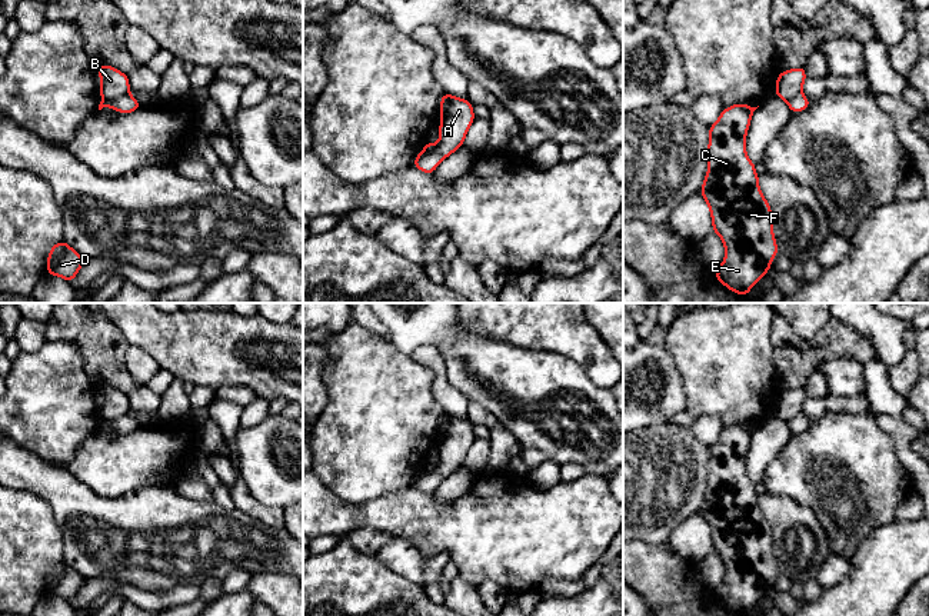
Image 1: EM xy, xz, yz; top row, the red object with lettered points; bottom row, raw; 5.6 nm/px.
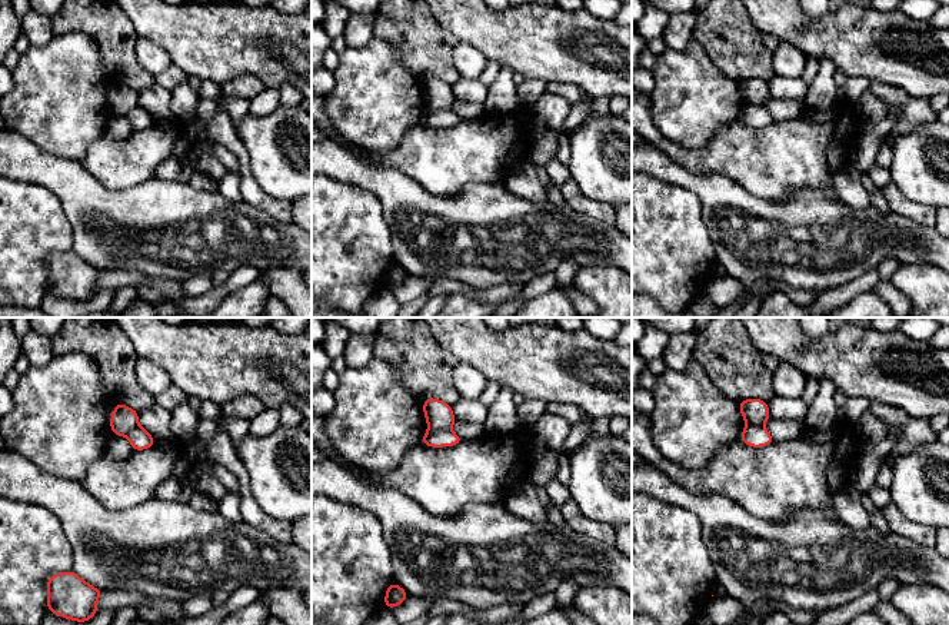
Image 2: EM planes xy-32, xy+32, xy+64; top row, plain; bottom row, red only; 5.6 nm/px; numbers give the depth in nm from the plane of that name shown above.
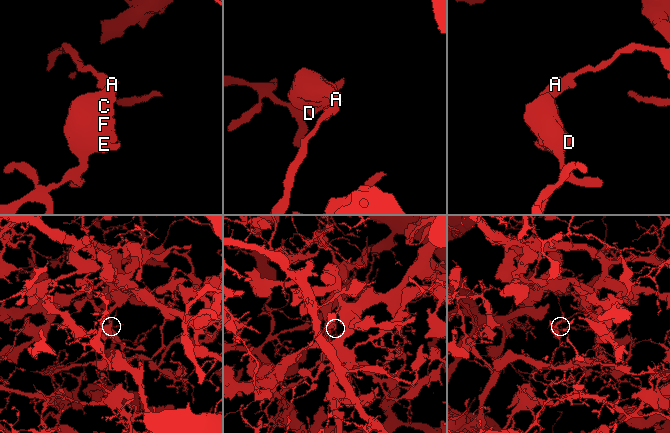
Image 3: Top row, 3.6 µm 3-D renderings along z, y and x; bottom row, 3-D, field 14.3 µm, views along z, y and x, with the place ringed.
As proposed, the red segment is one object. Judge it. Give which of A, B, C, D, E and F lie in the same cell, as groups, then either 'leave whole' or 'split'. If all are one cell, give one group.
A C D E F / B; split

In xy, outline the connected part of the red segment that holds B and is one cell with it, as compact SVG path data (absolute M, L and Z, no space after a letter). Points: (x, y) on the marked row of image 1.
M99 66L99 79L100 79L100 94L101 99L113 101L120 96L124 96L130 91L130 83L126 73L109 66Z

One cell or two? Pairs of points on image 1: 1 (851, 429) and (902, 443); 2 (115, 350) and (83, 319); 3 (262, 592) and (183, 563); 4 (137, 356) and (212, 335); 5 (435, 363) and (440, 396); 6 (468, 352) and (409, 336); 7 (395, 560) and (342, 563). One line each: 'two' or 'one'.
1: two
2: one
3: two
4: two
5: one
6: one
7: two

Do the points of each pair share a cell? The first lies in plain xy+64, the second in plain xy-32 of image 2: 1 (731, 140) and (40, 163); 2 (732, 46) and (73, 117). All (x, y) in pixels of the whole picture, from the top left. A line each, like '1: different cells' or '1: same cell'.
1: different cells
2: different cells

